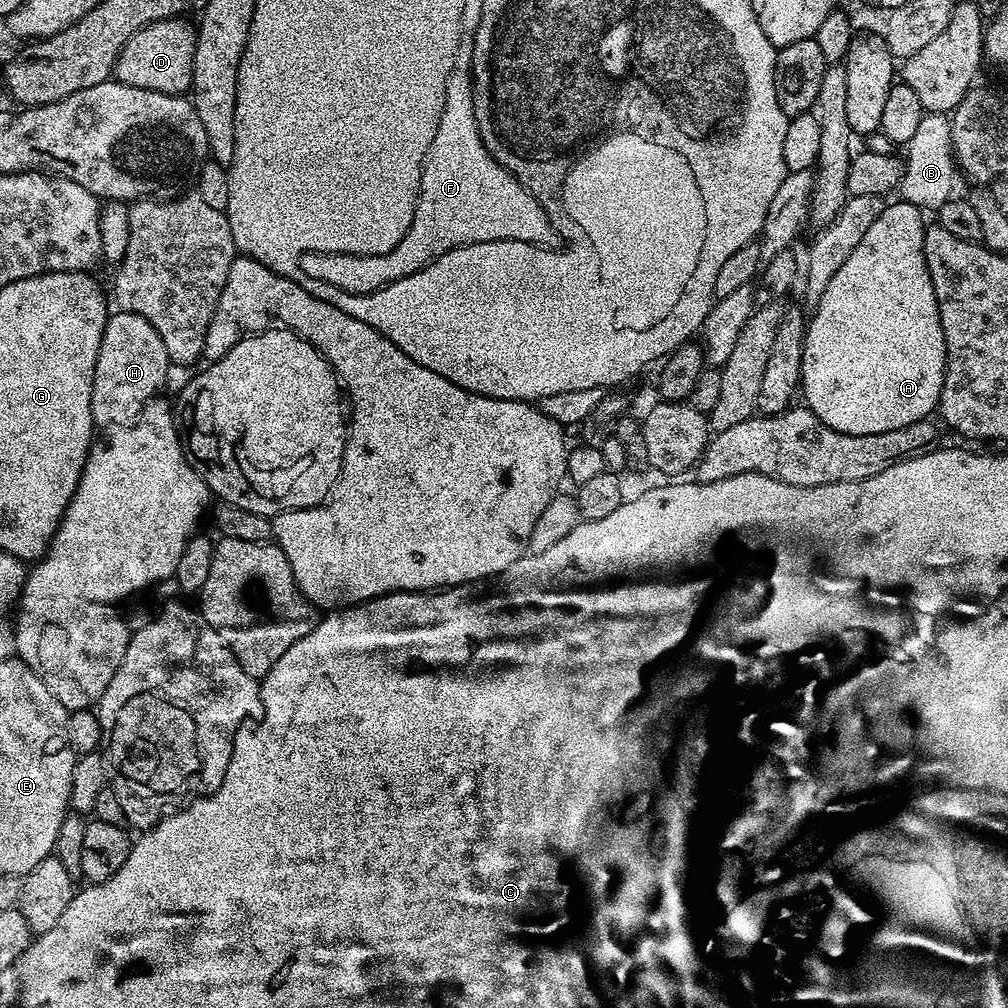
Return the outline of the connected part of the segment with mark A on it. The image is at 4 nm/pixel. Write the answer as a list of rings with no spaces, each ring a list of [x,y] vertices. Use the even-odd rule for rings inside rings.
[[[889,203],[884,207],[882,214],[878,214],[874,226],[870,226],[870,230],[866,230],[862,242],[858,242],[858,246],[854,246],[850,258],[846,258],[846,262],[842,262],[838,274],[834,274],[834,278],[830,278],[830,286],[826,286],[826,290],[822,290],[820,301],[814,305],[813,312],[816,313],[813,316],[811,313],[804,329],[804,349],[802,350],[802,366],[798,385],[799,391],[804,391],[803,403],[823,424],[842,434],[854,434],[855,436],[858,434],[886,434],[886,430],[898,430],[902,426],[910,426],[910,422],[929,419],[933,415],[931,412],[937,411],[942,394],[948,351],[942,334],[942,322],[934,286],[930,282],[930,274],[924,257],[925,213],[912,204],[897,203]]]

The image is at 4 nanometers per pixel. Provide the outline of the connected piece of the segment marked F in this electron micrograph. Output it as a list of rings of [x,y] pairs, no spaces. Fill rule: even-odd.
[[[466,108],[472,112],[468,116],[468,138],[452,138],[452,146],[431,146],[431,155],[424,163],[424,193],[418,194],[419,207],[414,215],[414,222],[406,230],[402,242],[398,242],[396,252],[390,256],[381,256],[373,259],[359,259],[351,256],[308,256],[302,263],[299,271],[310,274],[310,278],[318,278],[318,282],[330,282],[330,286],[338,286],[338,290],[365,296],[377,292],[380,288],[396,279],[406,278],[422,270],[432,260],[438,259],[455,248],[465,247],[467,244],[498,242],[499,240],[513,240],[526,242],[539,248],[559,249],[562,237],[550,222],[546,210],[517,182],[512,173],[507,172],[496,159],[486,150],[476,127],[476,118],[473,108]]]

